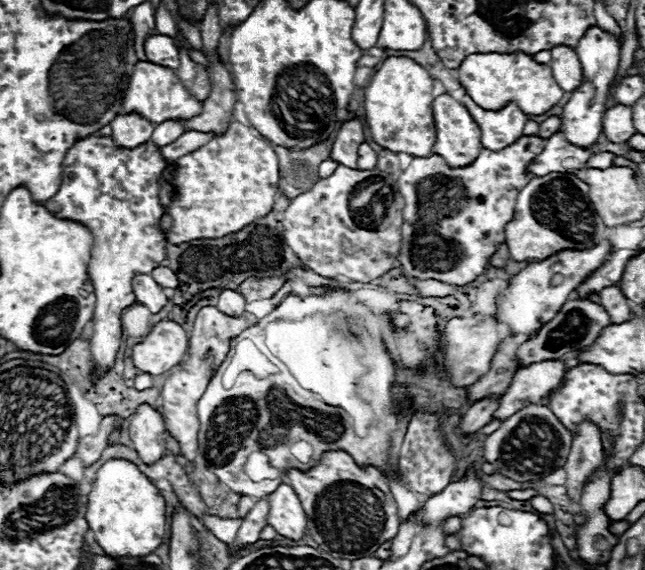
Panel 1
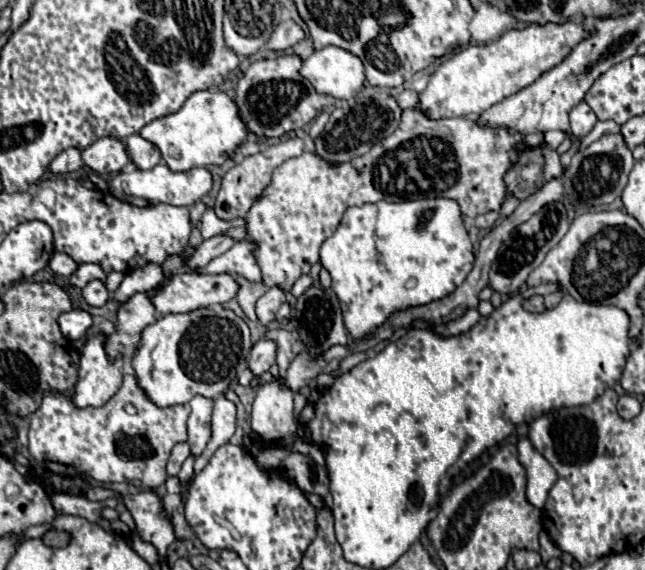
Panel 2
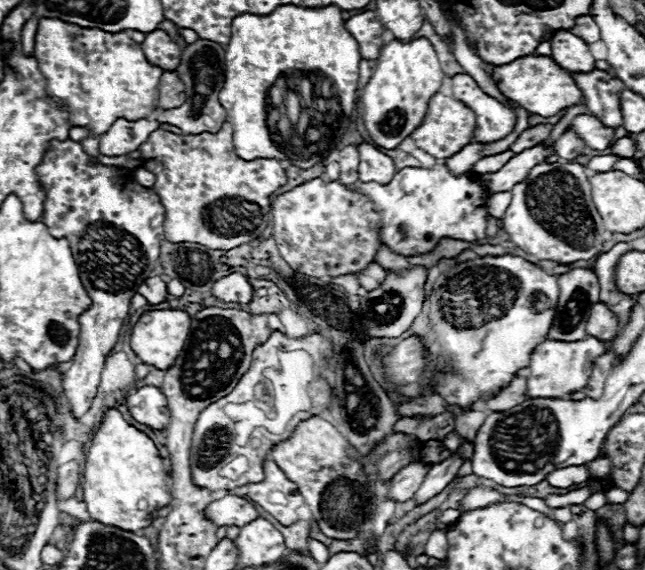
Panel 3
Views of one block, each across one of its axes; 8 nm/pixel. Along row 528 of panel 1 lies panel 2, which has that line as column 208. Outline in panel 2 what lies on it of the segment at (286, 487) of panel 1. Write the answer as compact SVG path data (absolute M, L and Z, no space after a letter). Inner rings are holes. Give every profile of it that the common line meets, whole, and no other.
M176 274L170 278L164 278L160 286L156 288L156 294L150 298L152 306L160 316L174 314L174 312L192 312L196 308L206 308L206 306L216 306L232 300L238 292L238 284L232 276L228 274Z

